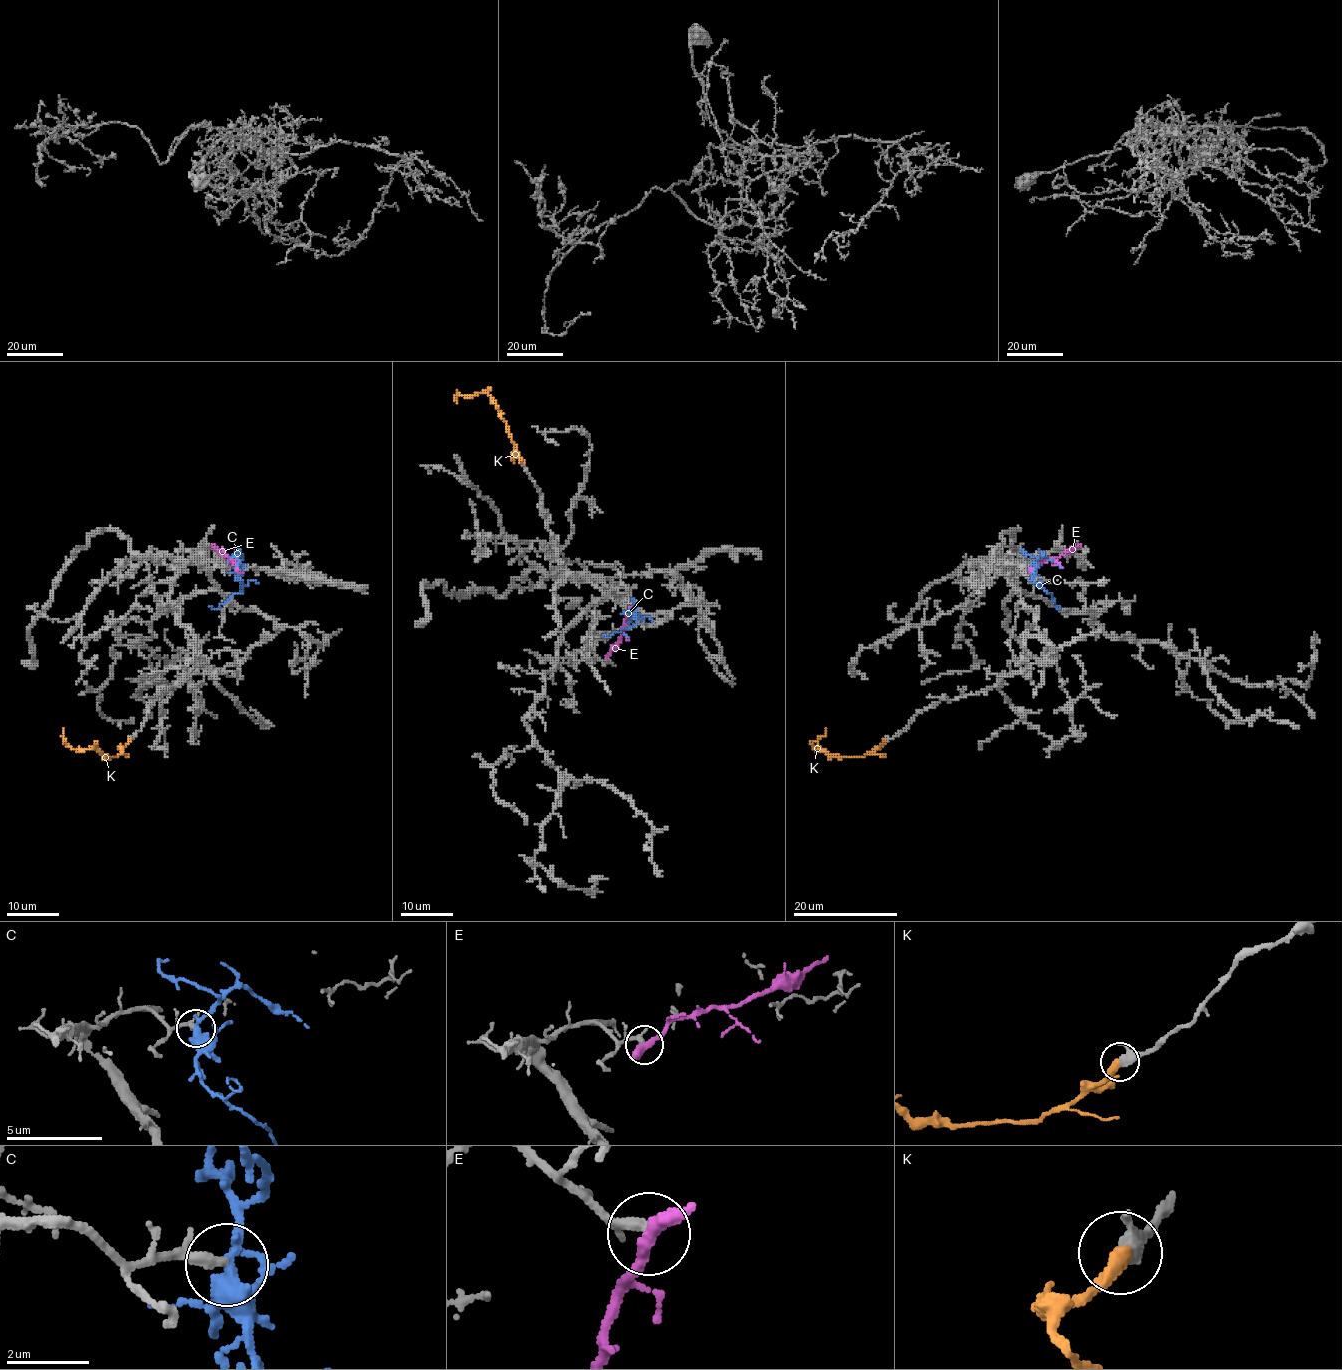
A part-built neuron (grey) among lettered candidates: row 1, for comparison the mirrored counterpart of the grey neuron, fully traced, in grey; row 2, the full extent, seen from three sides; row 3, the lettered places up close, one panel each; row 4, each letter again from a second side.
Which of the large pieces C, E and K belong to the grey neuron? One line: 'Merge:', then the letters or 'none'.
Merge: C, K

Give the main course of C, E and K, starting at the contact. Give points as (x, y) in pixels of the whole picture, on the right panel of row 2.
C: (1032, 566), (1033, 581), (1052, 596), (1058, 605)
E: (1032, 568), (1039, 561), (1069, 552), (1081, 543)
K: (885, 741), (863, 756), (830, 757), (815, 747), (818, 748), (826, 728)

